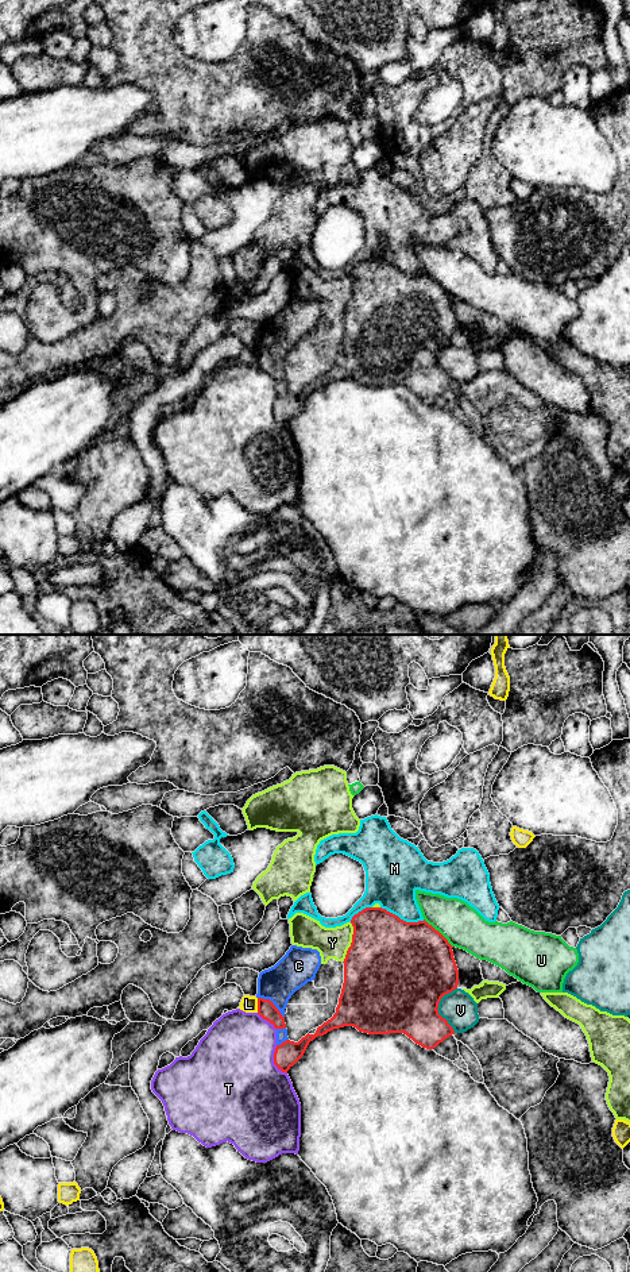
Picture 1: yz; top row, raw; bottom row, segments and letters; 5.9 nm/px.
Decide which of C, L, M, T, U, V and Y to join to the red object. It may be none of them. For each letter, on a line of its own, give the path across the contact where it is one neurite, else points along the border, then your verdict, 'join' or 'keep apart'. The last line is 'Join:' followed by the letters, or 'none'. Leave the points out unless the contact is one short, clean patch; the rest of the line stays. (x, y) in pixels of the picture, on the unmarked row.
C: join
L: keep apart
M: keep apart
T: keep apart
U: keep apart
V: keep apart
Y: keep apart
Join: C

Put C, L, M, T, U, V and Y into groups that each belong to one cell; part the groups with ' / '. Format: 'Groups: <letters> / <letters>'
Groups: C / L / M / T / U / V / Y

